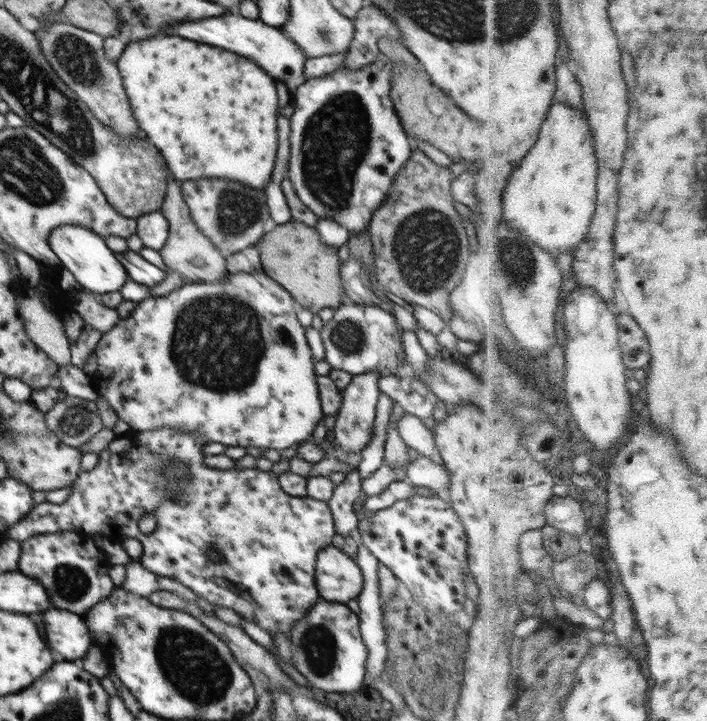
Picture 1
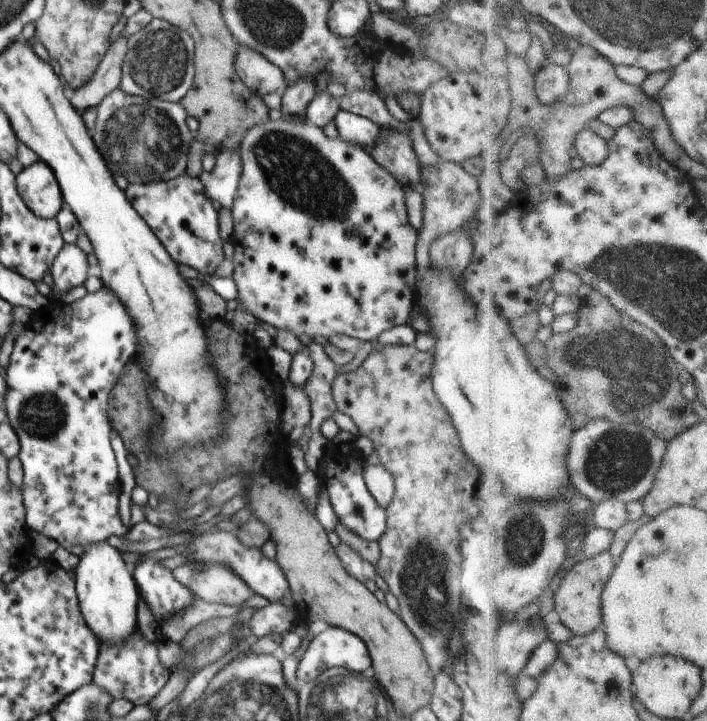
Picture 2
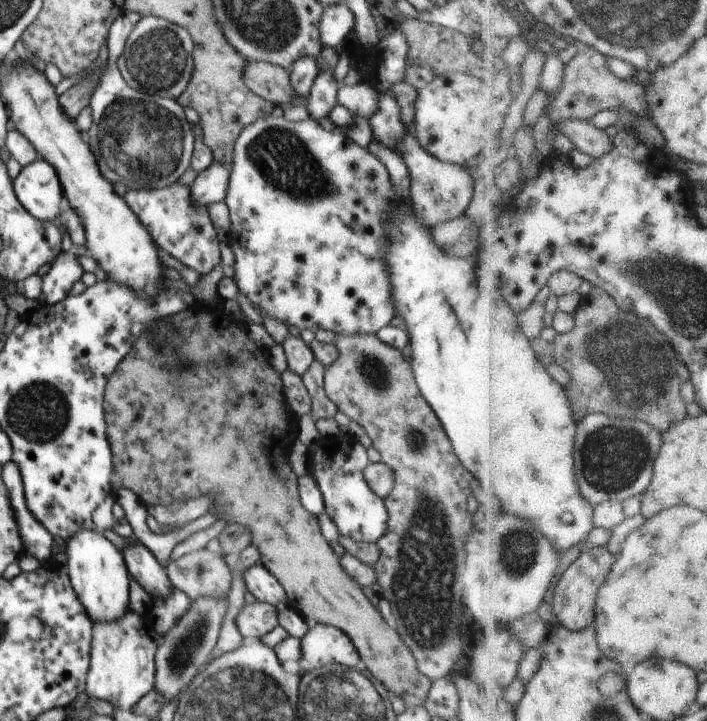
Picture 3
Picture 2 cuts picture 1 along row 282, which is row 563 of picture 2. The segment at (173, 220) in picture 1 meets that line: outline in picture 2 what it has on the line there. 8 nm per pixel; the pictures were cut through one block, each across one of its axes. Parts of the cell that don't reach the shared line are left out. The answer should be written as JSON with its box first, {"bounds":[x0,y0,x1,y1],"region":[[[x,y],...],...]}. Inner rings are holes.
{"bounds":[173,562,252,607],"region":[[[184,562],[174,568],[173,577],[186,585],[198,599],[240,607],[252,598],[252,589],[224,565],[196,565]]]}

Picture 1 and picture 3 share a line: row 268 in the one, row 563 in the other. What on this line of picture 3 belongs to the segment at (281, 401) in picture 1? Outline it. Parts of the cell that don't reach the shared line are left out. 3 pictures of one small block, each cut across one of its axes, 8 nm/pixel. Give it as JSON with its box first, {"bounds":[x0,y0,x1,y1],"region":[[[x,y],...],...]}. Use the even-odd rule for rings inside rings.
{"bounds":[243,564,287,605],"region":[[[262,564],[252,565],[243,572],[247,589],[260,603],[277,605],[287,594],[278,579]]]}

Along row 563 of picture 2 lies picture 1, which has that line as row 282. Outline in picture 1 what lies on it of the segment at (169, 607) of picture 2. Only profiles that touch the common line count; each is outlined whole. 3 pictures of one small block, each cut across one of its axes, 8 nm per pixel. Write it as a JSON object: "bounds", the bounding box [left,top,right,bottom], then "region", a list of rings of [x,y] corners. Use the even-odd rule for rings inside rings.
{"bounds":[114,249,168,287],"region":[[[128,249],[124,253],[114,252],[114,254],[116,254],[116,260],[126,268],[130,279],[148,287],[154,287],[160,283],[167,284],[168,272],[150,264],[139,253]]]}

